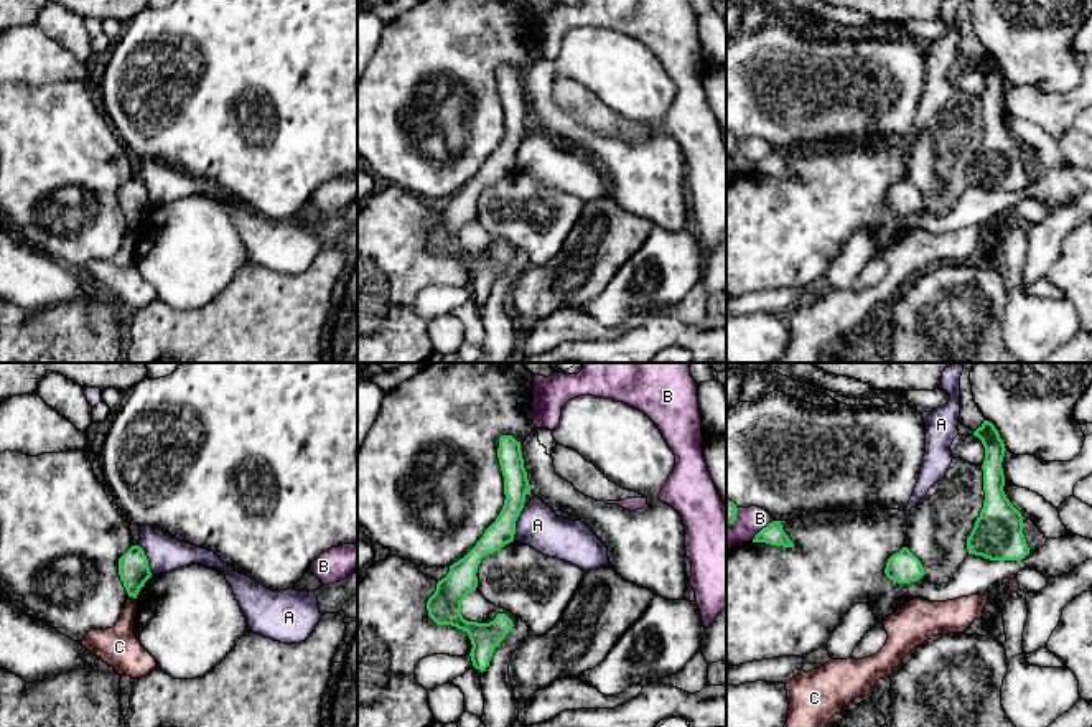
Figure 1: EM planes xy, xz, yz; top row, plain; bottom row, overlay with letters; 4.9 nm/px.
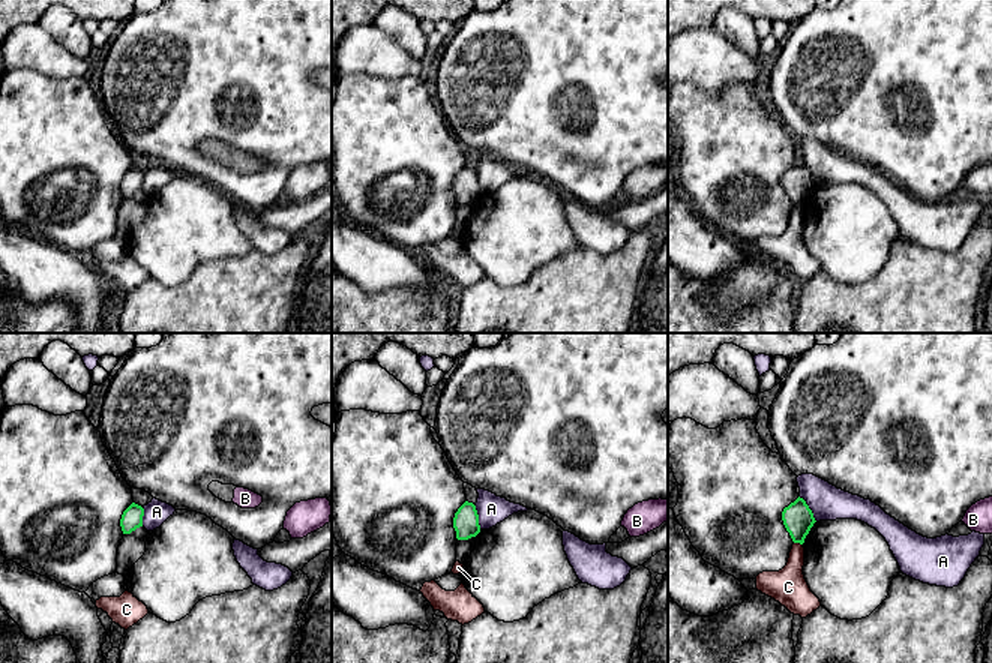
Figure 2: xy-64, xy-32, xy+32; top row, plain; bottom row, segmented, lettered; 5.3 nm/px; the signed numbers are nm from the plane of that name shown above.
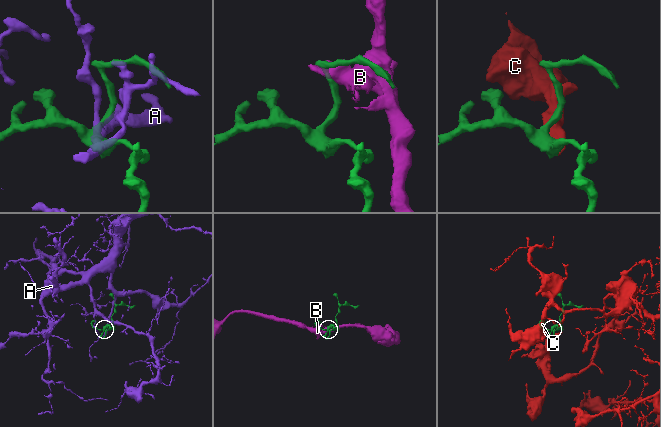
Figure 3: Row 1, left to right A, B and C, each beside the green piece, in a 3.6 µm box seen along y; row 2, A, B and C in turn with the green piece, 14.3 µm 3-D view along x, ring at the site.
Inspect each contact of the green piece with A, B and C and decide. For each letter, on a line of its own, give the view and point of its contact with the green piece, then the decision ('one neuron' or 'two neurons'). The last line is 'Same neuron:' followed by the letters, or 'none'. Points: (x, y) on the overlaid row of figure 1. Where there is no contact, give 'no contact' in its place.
A: meets green in xz at (514, 523); two neurons
B: meets green in yz at (761, 530); two neurons
C: meets green in xy at (132, 595); two neurons
Same neuron: none

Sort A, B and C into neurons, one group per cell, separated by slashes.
A / B / C

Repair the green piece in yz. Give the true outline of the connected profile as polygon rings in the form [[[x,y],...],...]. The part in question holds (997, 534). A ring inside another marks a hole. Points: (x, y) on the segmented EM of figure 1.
[[[988,420],[973,432],[985,447],[983,491],[985,501],[975,526],[967,537],[968,554],[990,560],[1021,560],[1029,554],[1023,534],[1023,516],[1006,498],[1001,462],[1005,443]]]

